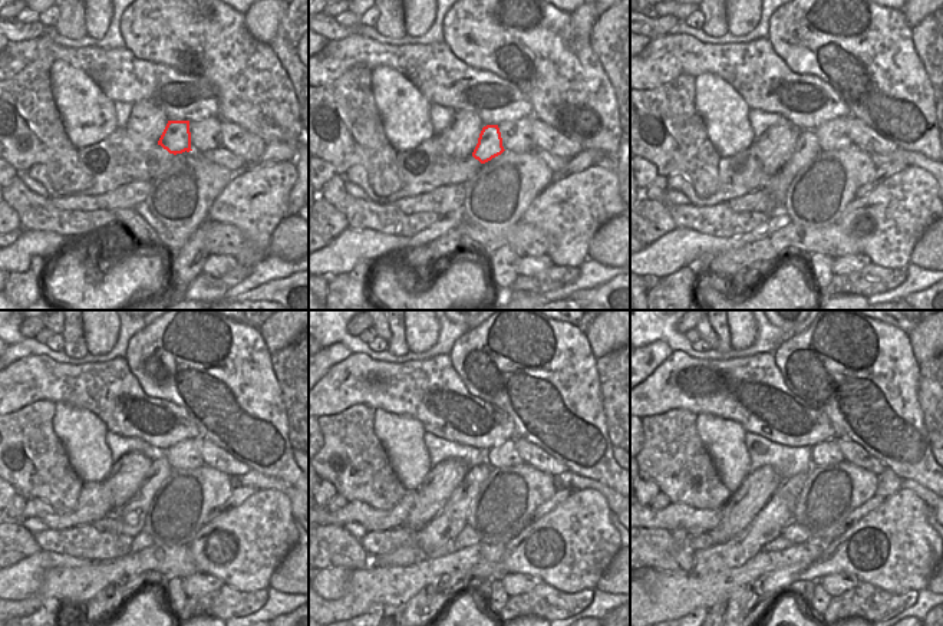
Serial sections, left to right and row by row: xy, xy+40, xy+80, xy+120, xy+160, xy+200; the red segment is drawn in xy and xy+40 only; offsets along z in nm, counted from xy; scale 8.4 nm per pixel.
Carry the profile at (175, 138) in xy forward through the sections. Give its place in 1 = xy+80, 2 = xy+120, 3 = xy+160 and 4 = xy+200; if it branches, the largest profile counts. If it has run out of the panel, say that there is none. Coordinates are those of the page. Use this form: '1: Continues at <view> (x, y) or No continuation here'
1: Continues at xy+80 (807, 147)
2: Continues at xy+120 (132, 513)
3: Continues at xy+160 (452, 517)
4: Continues at xy+200 (778, 513).

